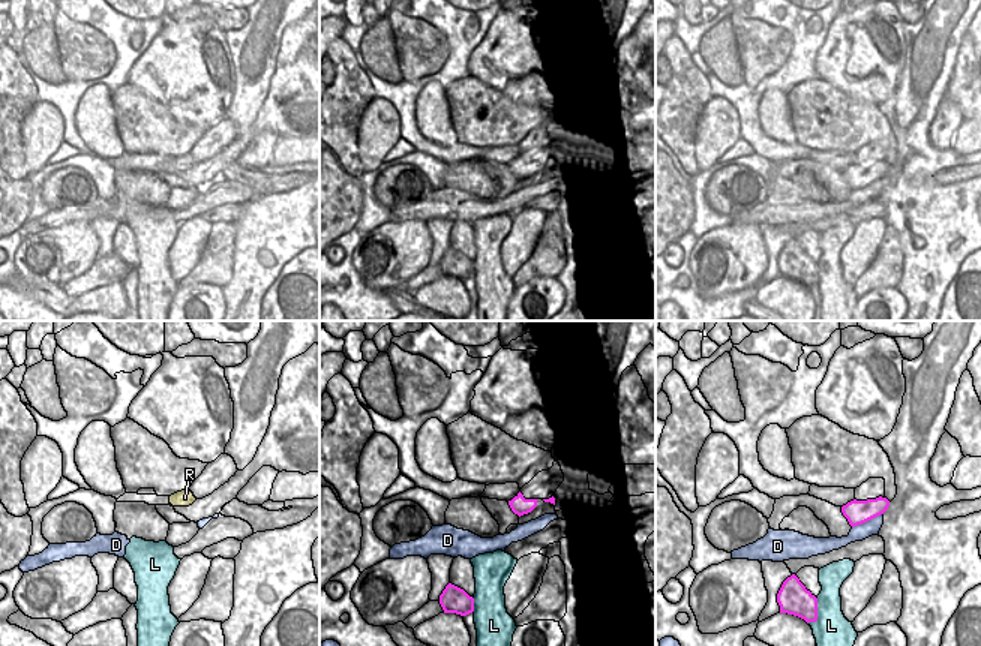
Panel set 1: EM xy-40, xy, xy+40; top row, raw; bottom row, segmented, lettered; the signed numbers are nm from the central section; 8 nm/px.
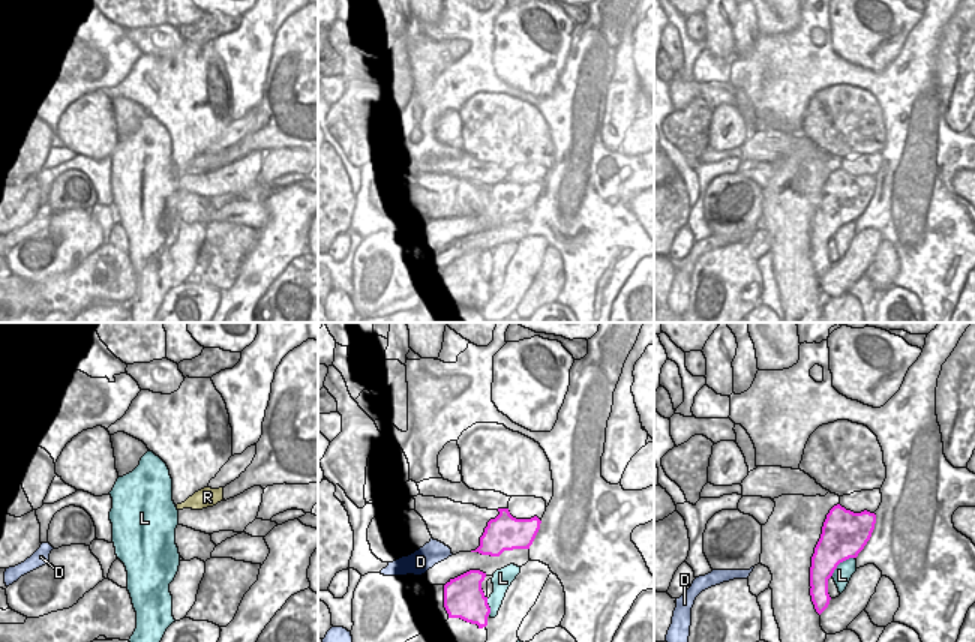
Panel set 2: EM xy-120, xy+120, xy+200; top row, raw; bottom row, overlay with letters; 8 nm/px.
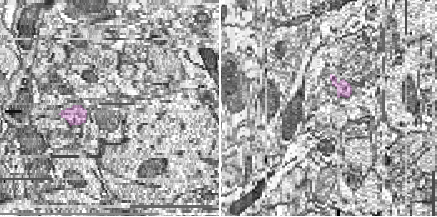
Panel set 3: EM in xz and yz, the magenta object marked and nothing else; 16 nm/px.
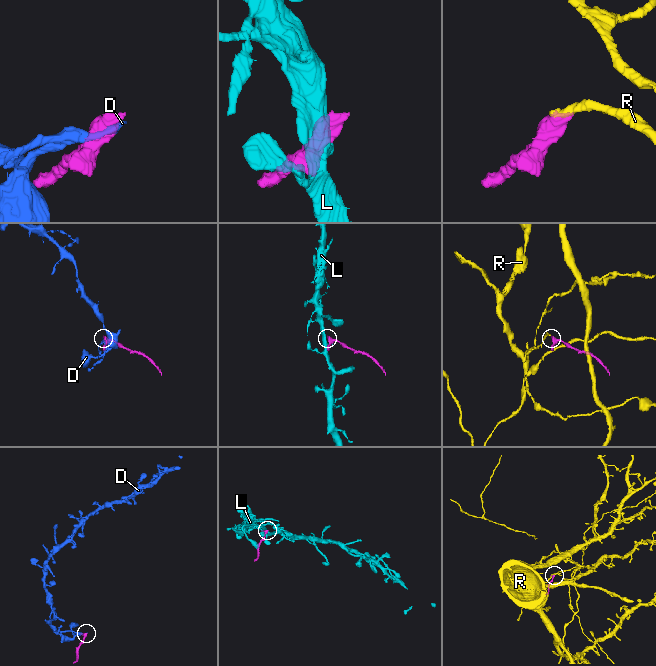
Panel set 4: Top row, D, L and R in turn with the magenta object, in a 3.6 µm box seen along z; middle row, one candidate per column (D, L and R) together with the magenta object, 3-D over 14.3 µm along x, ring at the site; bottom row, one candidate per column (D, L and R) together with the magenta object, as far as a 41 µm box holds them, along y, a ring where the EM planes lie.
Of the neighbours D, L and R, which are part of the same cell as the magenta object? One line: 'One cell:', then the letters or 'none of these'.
One cell: none of these

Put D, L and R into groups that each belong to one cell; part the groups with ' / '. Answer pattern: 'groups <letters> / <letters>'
groups D / L / R

